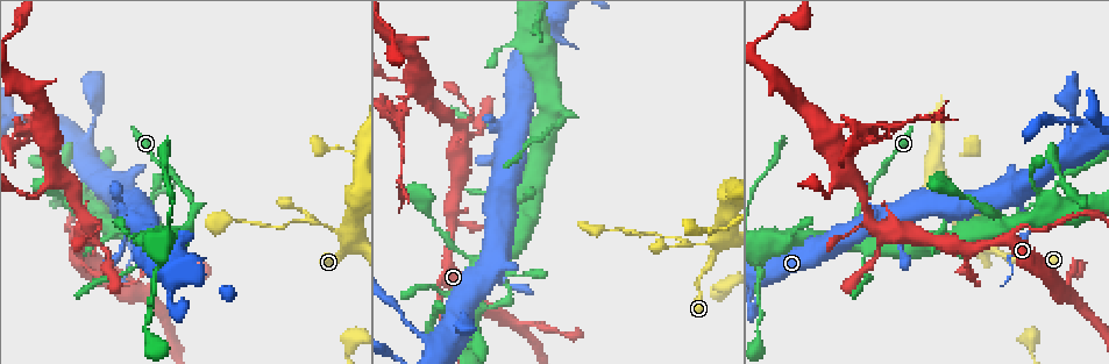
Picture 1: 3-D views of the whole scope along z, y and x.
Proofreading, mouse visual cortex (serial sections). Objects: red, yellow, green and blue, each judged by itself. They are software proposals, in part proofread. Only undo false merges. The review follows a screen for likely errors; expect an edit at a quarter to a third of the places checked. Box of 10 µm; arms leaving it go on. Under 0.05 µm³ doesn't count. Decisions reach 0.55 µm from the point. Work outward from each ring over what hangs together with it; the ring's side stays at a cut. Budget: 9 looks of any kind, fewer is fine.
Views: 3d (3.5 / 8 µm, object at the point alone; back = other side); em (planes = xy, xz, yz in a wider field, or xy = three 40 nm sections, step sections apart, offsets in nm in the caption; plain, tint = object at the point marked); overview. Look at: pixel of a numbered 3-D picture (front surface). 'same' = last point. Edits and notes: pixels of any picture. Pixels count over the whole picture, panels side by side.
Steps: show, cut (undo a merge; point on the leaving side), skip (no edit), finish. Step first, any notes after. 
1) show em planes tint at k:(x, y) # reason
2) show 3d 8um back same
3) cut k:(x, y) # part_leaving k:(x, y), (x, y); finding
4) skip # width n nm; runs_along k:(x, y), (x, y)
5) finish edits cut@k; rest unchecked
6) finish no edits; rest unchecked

show 3d 3.5um at 1:(452, 225)

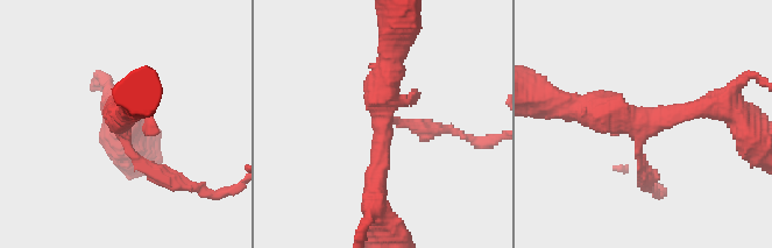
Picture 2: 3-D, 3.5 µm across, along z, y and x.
show em planes tint at 2:(649, 120) # now the EM

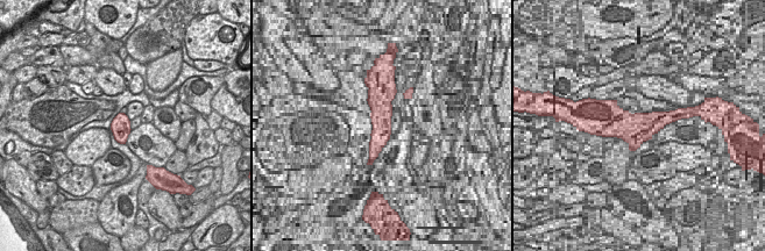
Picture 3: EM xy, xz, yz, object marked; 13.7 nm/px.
show em xy step 5 tint same # another direction

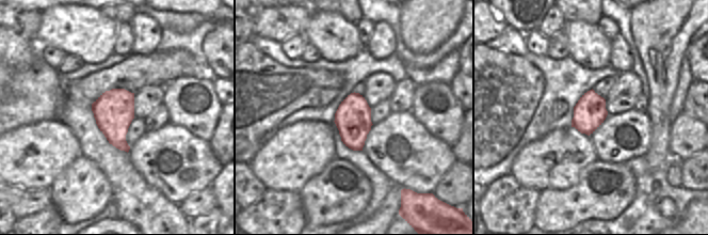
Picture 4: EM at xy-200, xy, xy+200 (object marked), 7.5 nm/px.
skip # runs_along 2:(375, 204), (382, 85), (392, 55); continuous, no second cell

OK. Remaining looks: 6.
show 3d 8um back at 1:(834, 131) # thin neck

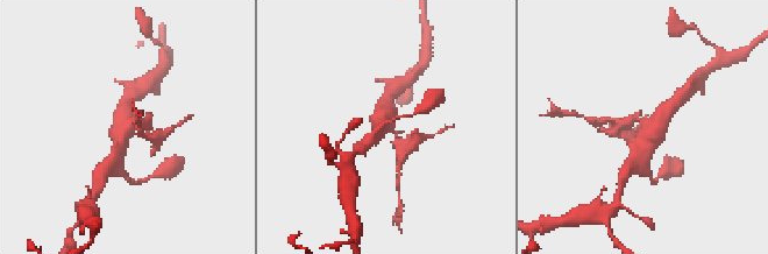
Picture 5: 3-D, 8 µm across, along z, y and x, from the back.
show em xy step 2 tint same # arms 3; arm_widths 150, 400, 450 nm; need the tissue

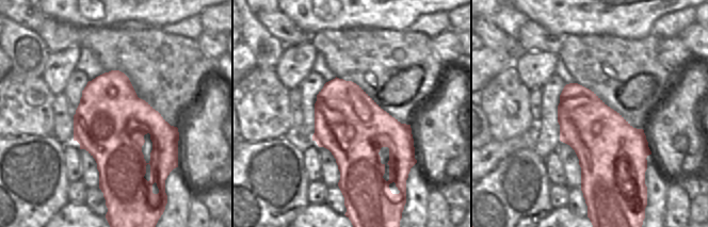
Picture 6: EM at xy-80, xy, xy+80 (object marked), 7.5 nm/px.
cut 5:(148, 121) # part_leaving 5:(396, 134), (400, 149), (397, 178); a second cell is stuck on

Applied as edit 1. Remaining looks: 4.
show overview # redraw

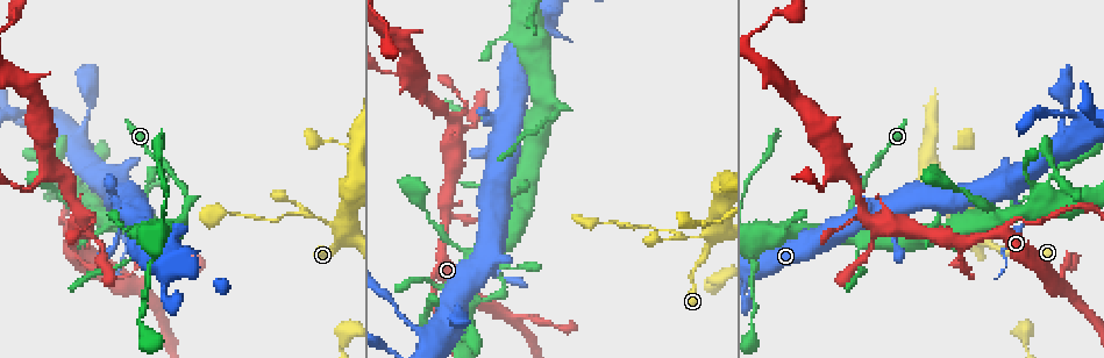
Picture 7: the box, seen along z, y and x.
show 3d 3.5um at 7:(524, 116) # thin arm on a thick one

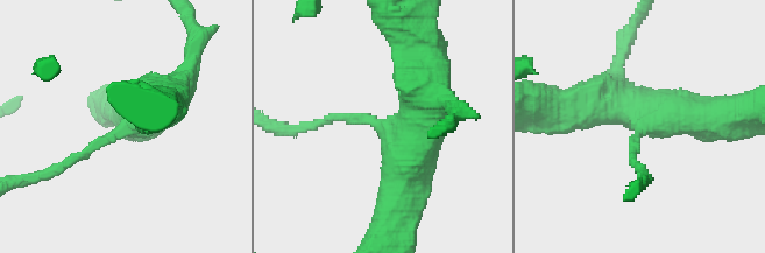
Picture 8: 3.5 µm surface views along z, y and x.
show em xy step 5 plain at 8:(639, 126) # arms 3; arm_widths 150, 500, 600 nm; now the EM

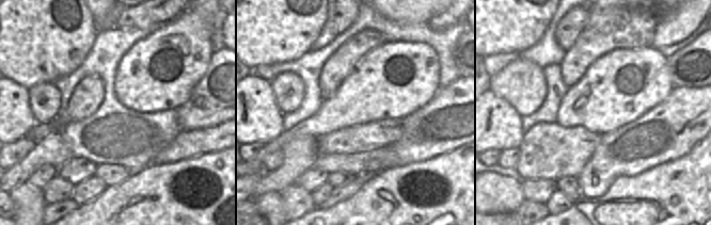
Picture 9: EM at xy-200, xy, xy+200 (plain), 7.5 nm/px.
show em xy step 5 tint same

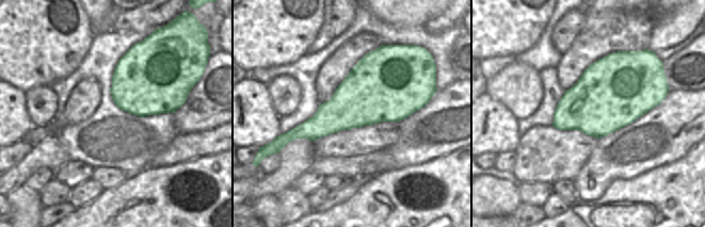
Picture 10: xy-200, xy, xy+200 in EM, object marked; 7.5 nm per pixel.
skip # runs_along 8:(176, 88), (158, 110), (62, 163); all the same cell

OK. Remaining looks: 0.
finish edits cut@5; rest unchecked

